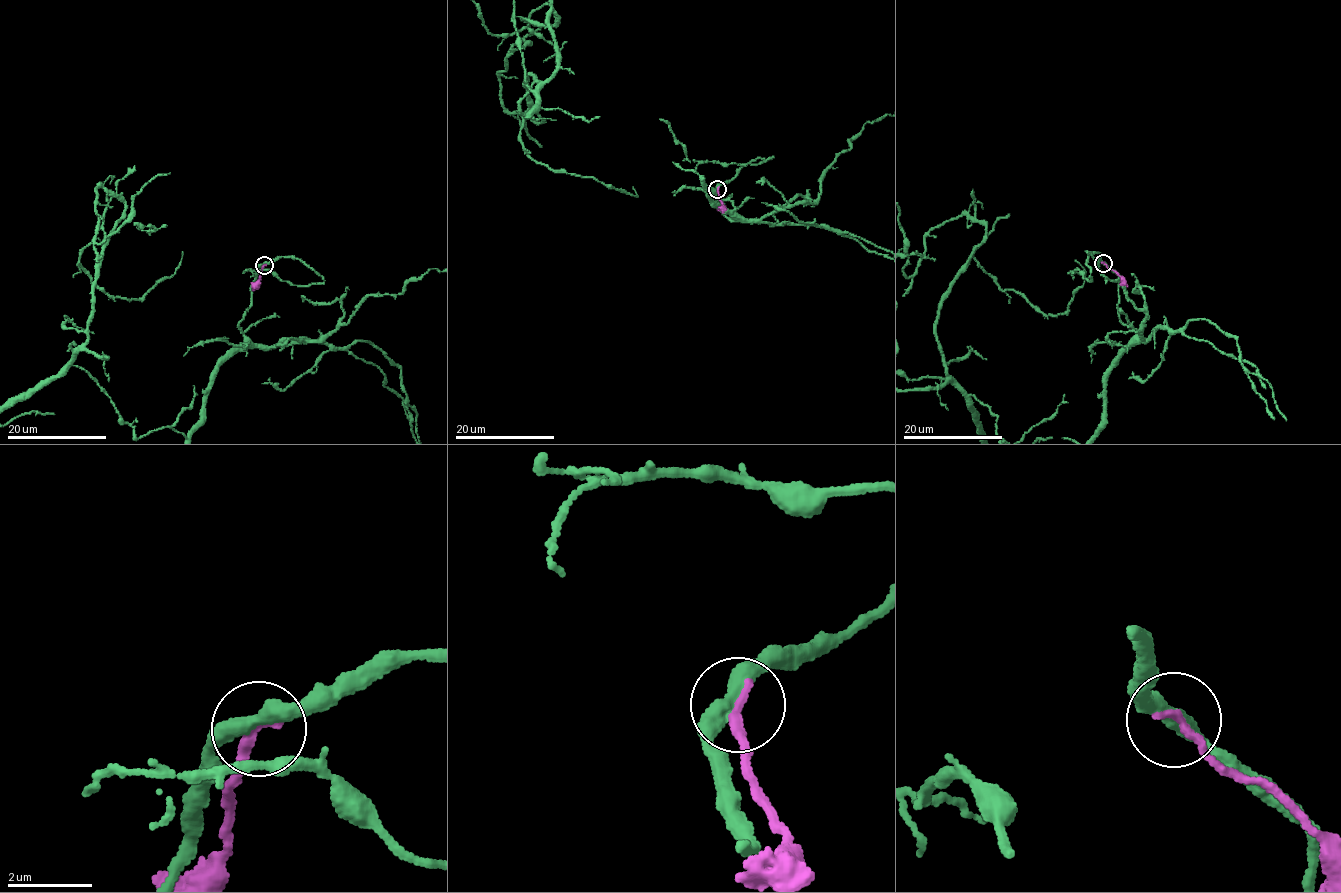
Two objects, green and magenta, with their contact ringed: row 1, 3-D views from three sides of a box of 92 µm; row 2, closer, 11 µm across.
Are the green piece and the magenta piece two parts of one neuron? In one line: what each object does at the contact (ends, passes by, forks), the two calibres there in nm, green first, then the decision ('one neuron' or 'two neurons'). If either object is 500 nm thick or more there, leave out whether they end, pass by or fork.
green passes by; magenta ends there; 380 nm thick on the green side, 240 nm on the other; two neurons

